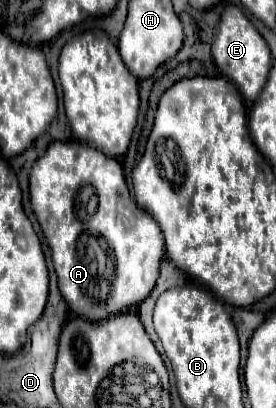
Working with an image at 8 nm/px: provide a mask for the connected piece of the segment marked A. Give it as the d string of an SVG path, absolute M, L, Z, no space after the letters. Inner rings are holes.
M72 141L72 143L52 143L46 153L36 161L36 165L32 167L32 173L30 173L30 203L32 203L32 211L40 223L40 229L48 241L48 247L52 251L52 263L54 263L54 269L56 269L56 275L58 275L58 287L60 287L60 293L64 297L64 301L68 303L68 309L70 313L74 313L76 317L84 317L92 323L98 323L98 321L104 321L108 317L114 317L114 315L120 315L120 313L126 313L130 307L136 307L138 303L142 303L148 293L154 289L156 281L158 281L158 269L160 269L160 263L164 259L164 239L162 239L162 231L158 227L158 223L152 219L152 215L148 215L146 211L140 211L136 207L136 201L130 197L128 193L128 187L126 187L126 179L124 179L124 173L122 173L122 167L116 159L108 159L102 151L96 151L94 147L88 147L84 143L78 143L78 141ZM100 239L104 241L104 253L96 253L96 249L102 249L100 245Z

